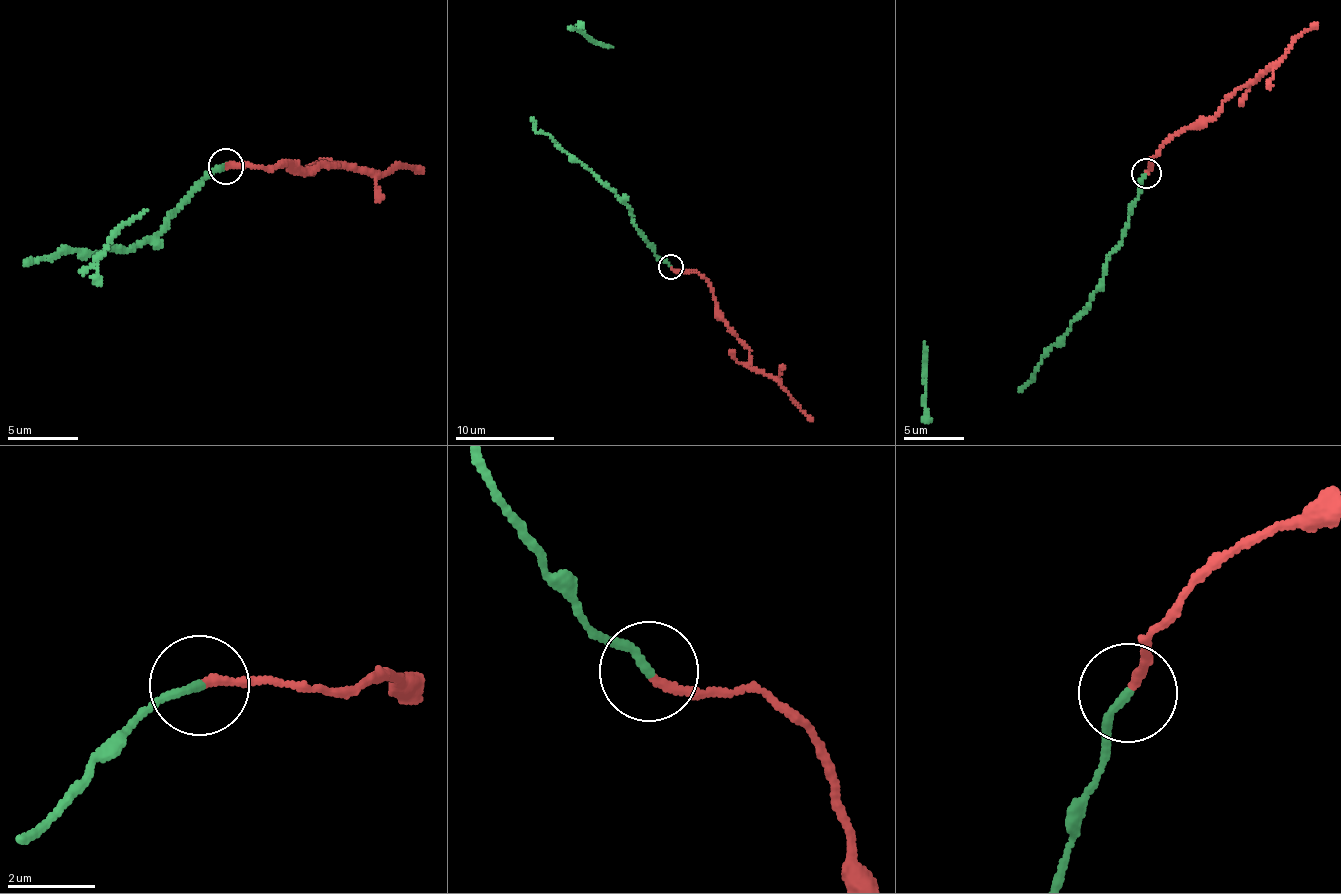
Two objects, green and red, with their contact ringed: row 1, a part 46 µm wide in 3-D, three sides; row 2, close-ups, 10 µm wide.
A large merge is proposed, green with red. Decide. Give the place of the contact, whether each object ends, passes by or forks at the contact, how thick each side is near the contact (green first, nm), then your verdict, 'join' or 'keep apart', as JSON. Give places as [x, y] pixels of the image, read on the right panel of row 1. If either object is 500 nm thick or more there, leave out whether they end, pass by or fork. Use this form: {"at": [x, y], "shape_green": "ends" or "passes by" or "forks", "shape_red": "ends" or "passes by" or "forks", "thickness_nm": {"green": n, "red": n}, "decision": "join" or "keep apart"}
{"at": [1146, 173], "shape_green": "ends", "shape_red": "ends", "thickness_nm": {"green": 200, "red": 180}, "decision": "keep apart"}

